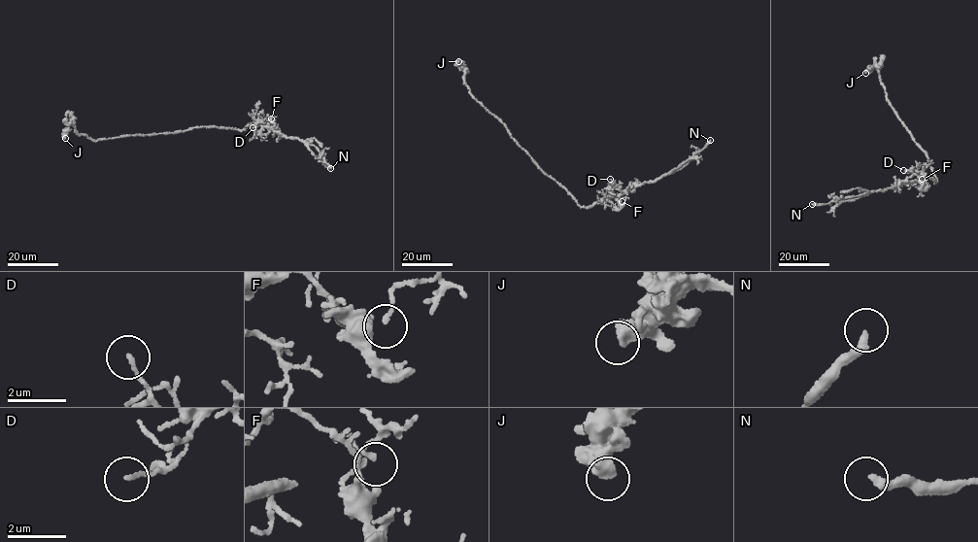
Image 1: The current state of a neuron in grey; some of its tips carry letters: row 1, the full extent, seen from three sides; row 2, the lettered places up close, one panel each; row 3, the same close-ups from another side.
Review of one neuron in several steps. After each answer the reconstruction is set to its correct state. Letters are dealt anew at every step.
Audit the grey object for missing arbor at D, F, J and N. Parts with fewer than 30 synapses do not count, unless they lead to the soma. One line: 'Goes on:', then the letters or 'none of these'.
Goes on: none of these

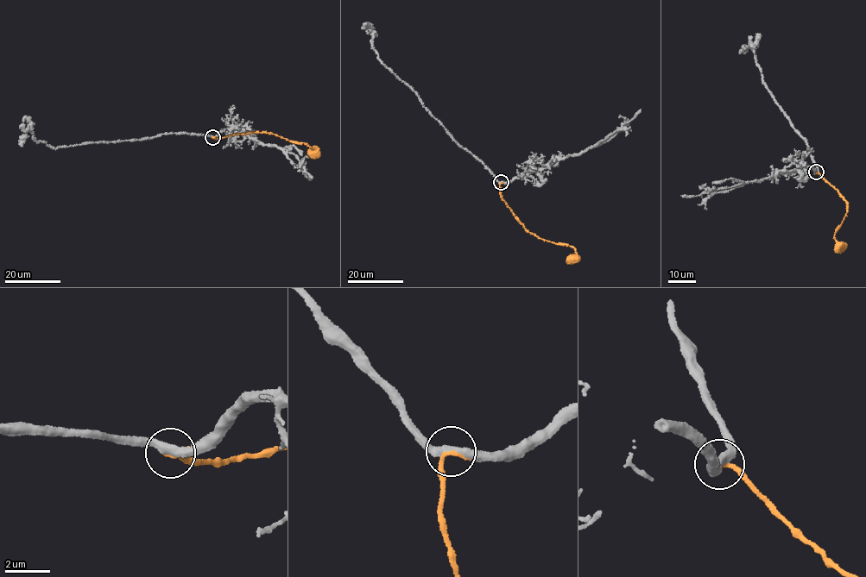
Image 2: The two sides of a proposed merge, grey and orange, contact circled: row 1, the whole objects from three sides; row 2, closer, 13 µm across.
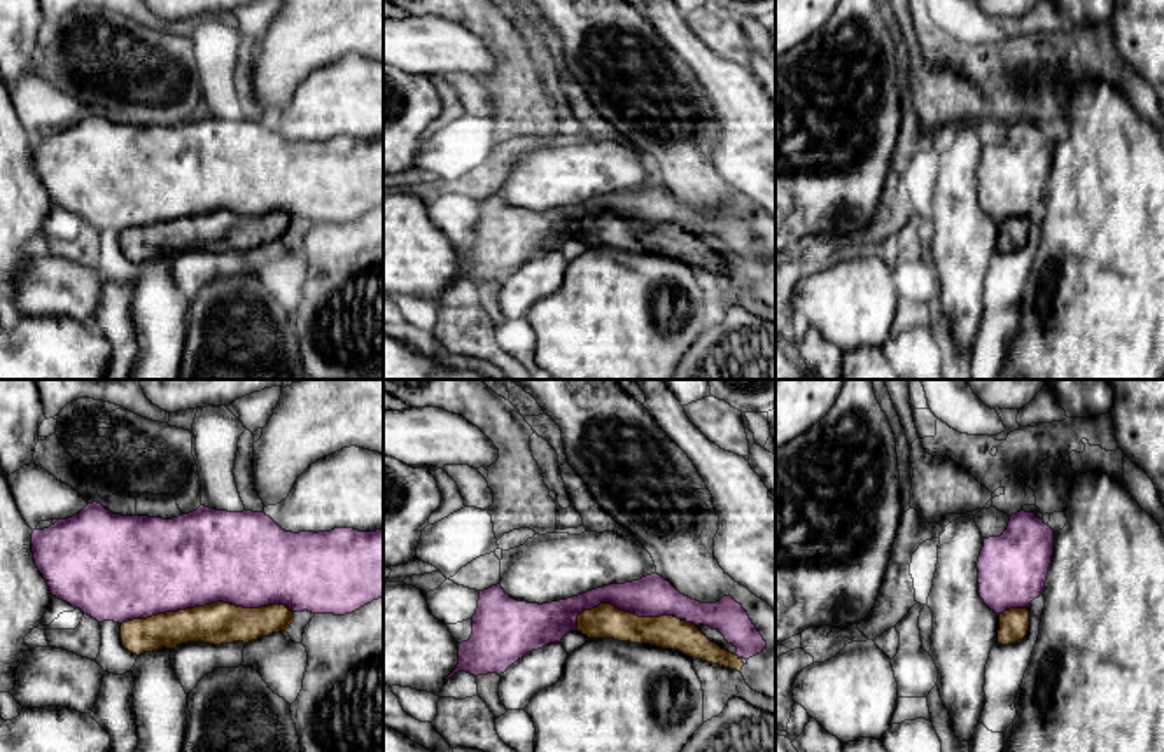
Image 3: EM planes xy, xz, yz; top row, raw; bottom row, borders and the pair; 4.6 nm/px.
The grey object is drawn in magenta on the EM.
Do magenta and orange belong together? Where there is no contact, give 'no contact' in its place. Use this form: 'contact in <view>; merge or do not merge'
contact in xy; merge

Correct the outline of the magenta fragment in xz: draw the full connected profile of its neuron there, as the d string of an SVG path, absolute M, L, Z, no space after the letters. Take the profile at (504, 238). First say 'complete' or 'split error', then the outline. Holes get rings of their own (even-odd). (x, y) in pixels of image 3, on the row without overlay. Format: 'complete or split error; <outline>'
split error; M658 182L543 213L518 210L497 192L480 199L473 243L459 252L459 273L446 289L459 280L501 283L525 262L560 252L576 238L588 247L679 259L737 280L744 268L767 257L747 220L730 203L716 212L700 212ZM698 233L718 238L737 261L711 250Z

